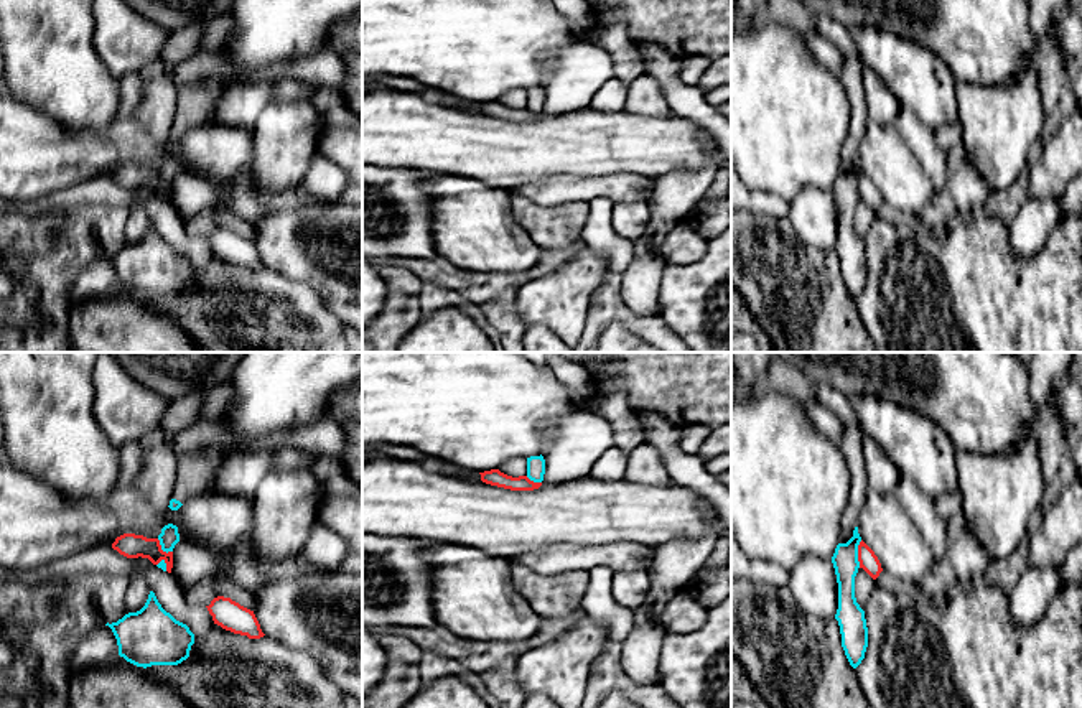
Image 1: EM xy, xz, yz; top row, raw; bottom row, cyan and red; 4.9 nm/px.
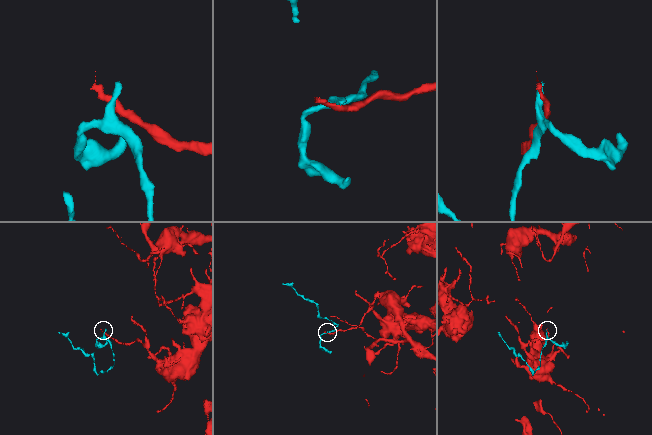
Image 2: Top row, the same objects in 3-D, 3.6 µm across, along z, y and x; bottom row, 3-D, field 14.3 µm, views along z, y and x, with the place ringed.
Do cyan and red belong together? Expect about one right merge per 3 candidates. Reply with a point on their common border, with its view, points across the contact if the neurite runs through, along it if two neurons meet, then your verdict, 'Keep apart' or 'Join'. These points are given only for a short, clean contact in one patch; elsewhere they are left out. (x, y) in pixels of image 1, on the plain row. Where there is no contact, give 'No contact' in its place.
Touches cyan at yz (857, 185). Boundary: yz (862, 172), (858, 176), (858, 198). Keep apart

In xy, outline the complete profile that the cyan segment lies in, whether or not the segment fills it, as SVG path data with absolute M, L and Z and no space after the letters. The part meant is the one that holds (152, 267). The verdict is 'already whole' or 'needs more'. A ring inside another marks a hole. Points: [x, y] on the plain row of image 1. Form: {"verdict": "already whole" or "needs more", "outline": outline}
{"verdict": "already whole", "outline": "M150 222L145 237L112 255L119 286L137 298L178 296L189 288L194 265L176 252Z"}

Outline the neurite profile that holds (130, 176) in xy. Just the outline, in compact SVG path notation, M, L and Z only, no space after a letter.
M124 165L115 170L112 179L127 189L148 189L153 196L158 196L163 191L166 194L166 203L171 204L173 183L163 183L158 170Z

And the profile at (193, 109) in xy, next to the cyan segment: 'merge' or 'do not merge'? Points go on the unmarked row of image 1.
merge

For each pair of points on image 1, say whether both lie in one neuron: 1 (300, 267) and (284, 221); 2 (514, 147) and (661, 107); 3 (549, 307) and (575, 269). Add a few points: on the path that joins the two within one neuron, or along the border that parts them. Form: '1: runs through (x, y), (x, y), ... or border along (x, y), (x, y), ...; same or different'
1: runs through (300, 256), (289, 232); same
2: border along (624, 109), (634, 114), (671, 116); different
3: runs through (559, 297), (575, 279); same

